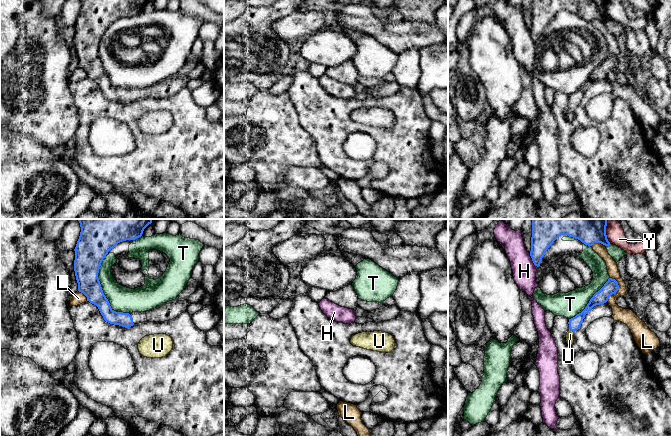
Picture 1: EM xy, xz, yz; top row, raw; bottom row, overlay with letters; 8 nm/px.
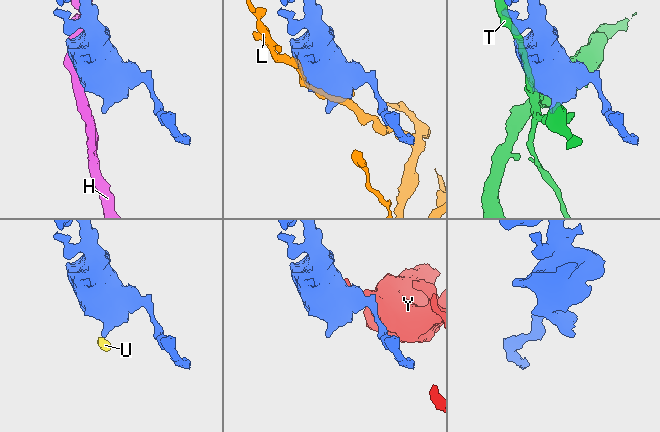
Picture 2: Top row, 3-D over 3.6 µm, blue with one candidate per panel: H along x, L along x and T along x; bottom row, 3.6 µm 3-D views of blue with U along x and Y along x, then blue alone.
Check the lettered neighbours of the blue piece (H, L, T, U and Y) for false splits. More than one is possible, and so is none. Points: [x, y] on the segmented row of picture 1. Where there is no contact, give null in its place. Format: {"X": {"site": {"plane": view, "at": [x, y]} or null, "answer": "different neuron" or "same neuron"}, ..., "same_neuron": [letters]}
{"H": {"site": {"plane": "yz", "at": [532, 260]}, "answer": "different neuron"}, "L": {"site": {"plane": "yz", "at": [618, 288]}, "answer": "different neuron"}, "T": {"site": {"plane": "xy", "at": [102, 290]}, "answer": "different neuron"}, "U": {"site": {"plane": "yz", "at": [571, 330]}, "answer": "same neuron"}, "Y": {"site": {"plane": "yz", "at": [605, 232]}, "answer": "different neuron"}, "same_neuron": ["U"]}

